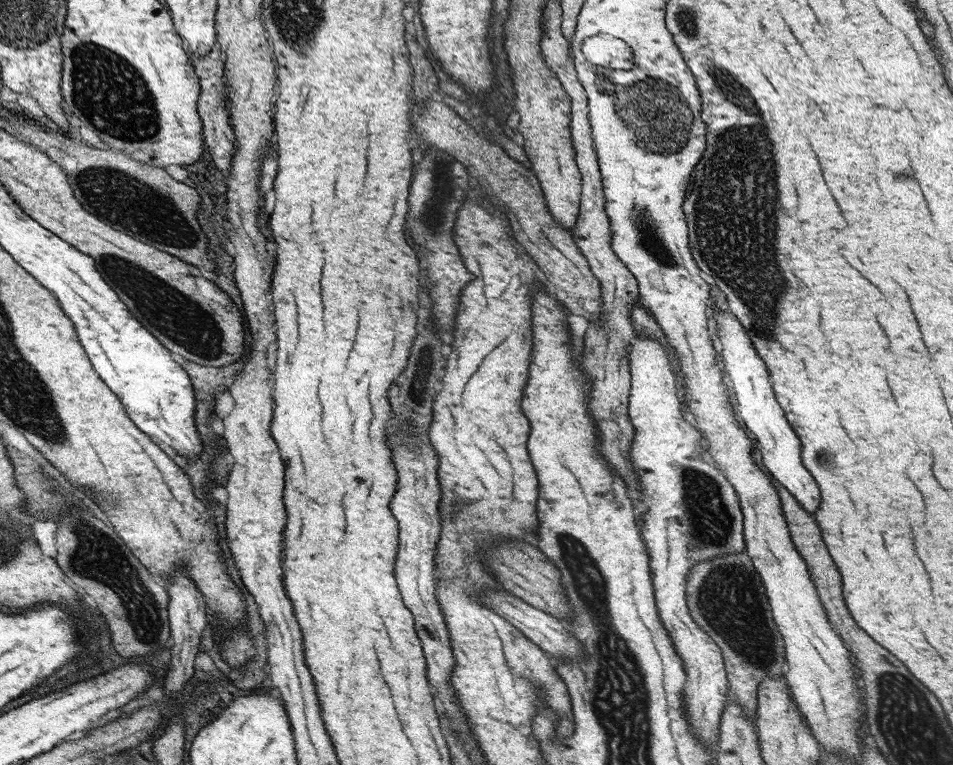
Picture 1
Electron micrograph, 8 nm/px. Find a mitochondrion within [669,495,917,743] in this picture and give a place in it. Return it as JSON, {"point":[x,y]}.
{"point":[728,598]}

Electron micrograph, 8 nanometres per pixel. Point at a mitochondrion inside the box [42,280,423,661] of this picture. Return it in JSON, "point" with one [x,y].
{"point":[96,556]}

